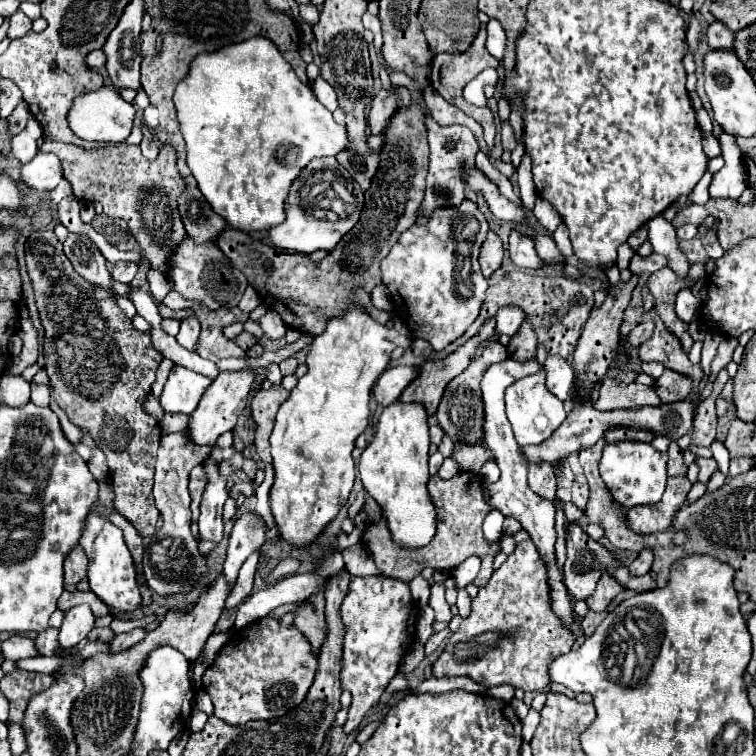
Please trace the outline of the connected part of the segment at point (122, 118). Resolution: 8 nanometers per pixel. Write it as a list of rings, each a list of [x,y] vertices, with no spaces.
[[[102,86],[90,94],[82,94],[74,100],[74,106],[68,114],[70,128],[76,136],[84,140],[98,140],[98,142],[124,142],[132,130],[136,108],[134,104],[126,102],[120,92],[112,86]]]

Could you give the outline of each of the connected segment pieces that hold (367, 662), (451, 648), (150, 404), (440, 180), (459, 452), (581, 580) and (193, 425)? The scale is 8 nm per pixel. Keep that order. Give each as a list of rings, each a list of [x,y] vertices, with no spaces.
[[[356,576],[350,582],[350,590],[340,606],[344,624],[342,644],[342,670],[340,688],[352,694],[348,720],[342,726],[344,734],[350,736],[360,728],[362,718],[378,704],[388,682],[398,674],[402,658],[412,650],[416,640],[416,610],[418,604],[412,598],[410,584],[388,578],[388,576]]]
[[[528,538],[516,544],[508,560],[494,570],[488,584],[472,598],[470,616],[462,620],[458,632],[448,640],[432,674],[436,678],[468,676],[486,688],[510,684],[524,692],[542,692],[550,684],[550,662],[568,654],[572,644],[574,634],[562,626],[552,610],[548,568],[536,544]]]
[[[152,394],[146,398],[146,412],[148,412],[150,416],[154,416],[158,422],[164,418],[164,410],[162,410],[160,402],[158,402]]]
[[[426,108],[426,124],[428,124],[428,142],[430,142],[430,170],[426,178],[426,196],[422,200],[420,212],[430,216],[438,206],[458,206],[464,200],[464,168],[474,166],[474,156],[478,152],[478,142],[466,126],[438,126]]]
[[[456,444],[456,454],[454,454],[454,460],[462,466],[462,470],[466,472],[474,472],[478,474],[478,470],[482,468],[484,462],[488,462],[490,458],[494,458],[490,454],[490,450],[484,446],[484,444],[478,444],[478,446],[462,446],[462,444]]]
[[[580,526],[568,528],[566,546],[568,558],[564,564],[564,582],[576,600],[586,600],[594,592],[600,576],[608,568],[622,564],[616,554],[592,540]]]
[[[246,366],[242,370],[224,370],[218,374],[218,378],[208,386],[206,394],[202,396],[198,408],[194,410],[194,414],[190,414],[190,422],[188,422],[188,432],[192,434],[190,438],[196,444],[216,444],[216,438],[228,430],[234,430],[238,416],[246,410],[248,400],[250,400],[250,392],[256,386],[256,370]]]

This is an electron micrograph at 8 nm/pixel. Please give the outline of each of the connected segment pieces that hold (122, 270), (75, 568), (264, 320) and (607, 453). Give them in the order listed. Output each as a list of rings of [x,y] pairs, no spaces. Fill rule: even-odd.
[[[120,262],[120,264],[114,266],[114,270],[112,270],[112,278],[114,278],[116,282],[130,284],[132,278],[136,276],[136,270],[138,270],[138,264],[136,264],[136,262]]]
[[[76,546],[64,560],[64,582],[66,584],[78,584],[86,576],[88,558],[80,546]]]
[[[268,310],[262,318],[260,318],[260,326],[264,330],[264,336],[268,336],[270,340],[282,340],[286,336],[286,324],[278,318],[278,314],[274,314],[274,310]]]
[[[644,442],[606,444],[600,460],[600,476],[606,486],[610,486],[614,498],[626,508],[638,504],[656,504],[660,502],[666,488],[666,456]]]

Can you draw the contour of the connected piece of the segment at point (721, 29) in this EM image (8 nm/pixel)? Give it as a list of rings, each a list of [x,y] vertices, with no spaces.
[[[712,22],[706,30],[706,38],[708,38],[708,46],[710,48],[732,48],[732,34],[722,22]]]

